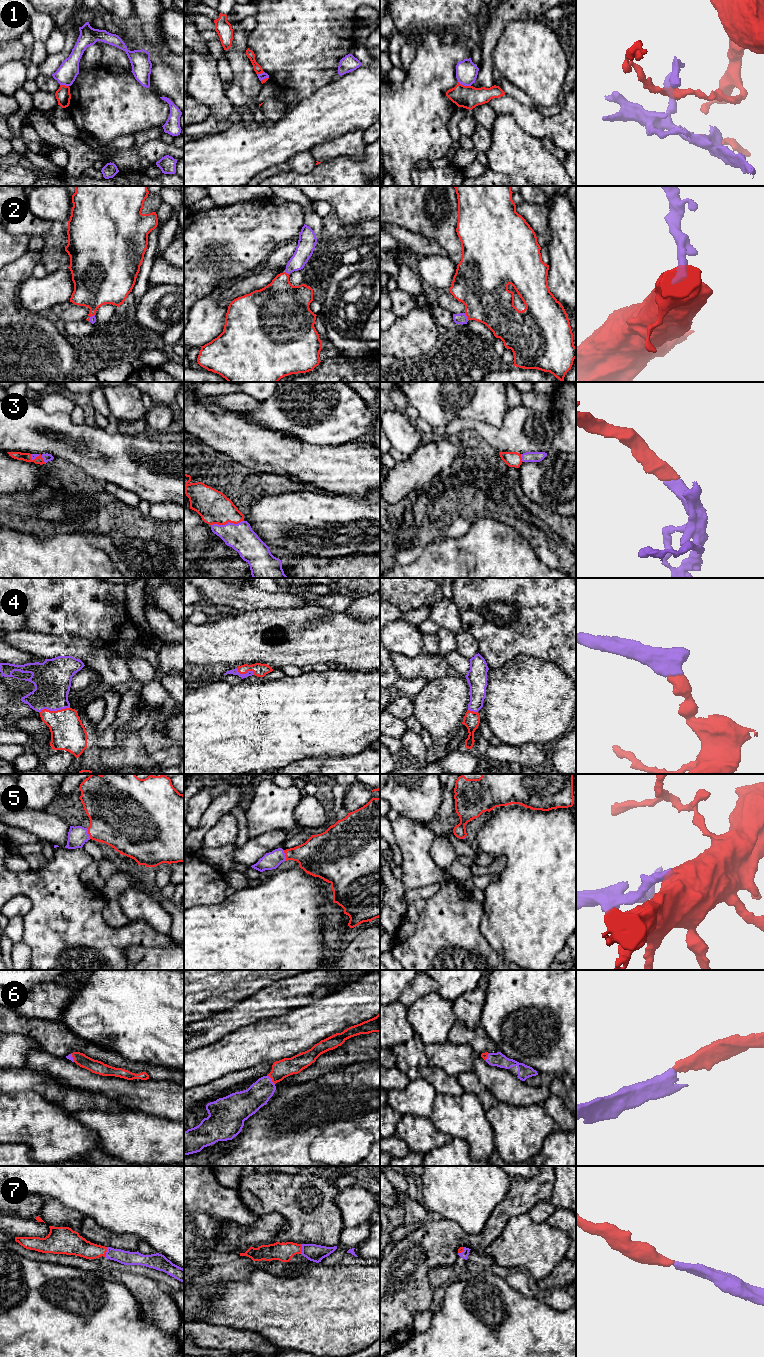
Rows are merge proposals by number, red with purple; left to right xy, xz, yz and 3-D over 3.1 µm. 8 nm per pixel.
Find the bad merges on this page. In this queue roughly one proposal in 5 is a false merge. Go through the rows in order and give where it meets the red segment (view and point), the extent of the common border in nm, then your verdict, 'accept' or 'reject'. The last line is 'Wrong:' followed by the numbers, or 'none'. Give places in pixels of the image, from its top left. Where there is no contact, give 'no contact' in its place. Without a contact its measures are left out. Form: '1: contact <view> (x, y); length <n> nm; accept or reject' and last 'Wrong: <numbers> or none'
1: contact yz (463, 85); length 110 nm; reject
2: contact yz (466, 315); length 70 nm; accept
3: contact xz (227, 522); length 260 nm; accept
4: contact xy (54, 711); length 260 nm; accept
5: contact xy (88, 833); length 90 nm; accept
6: contact xz (272, 1080); length 100 nm; accept
7: contact xy (106, 1251); length 90 nm; accept
Wrong: 1

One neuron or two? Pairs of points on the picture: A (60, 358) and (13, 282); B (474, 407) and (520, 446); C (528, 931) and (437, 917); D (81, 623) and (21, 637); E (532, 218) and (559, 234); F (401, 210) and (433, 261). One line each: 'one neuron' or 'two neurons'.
A: one neuron
B: two neurons
C: two neurons
D: two neurons
E: two neurons
F: two neurons

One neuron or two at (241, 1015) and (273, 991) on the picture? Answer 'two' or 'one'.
one

